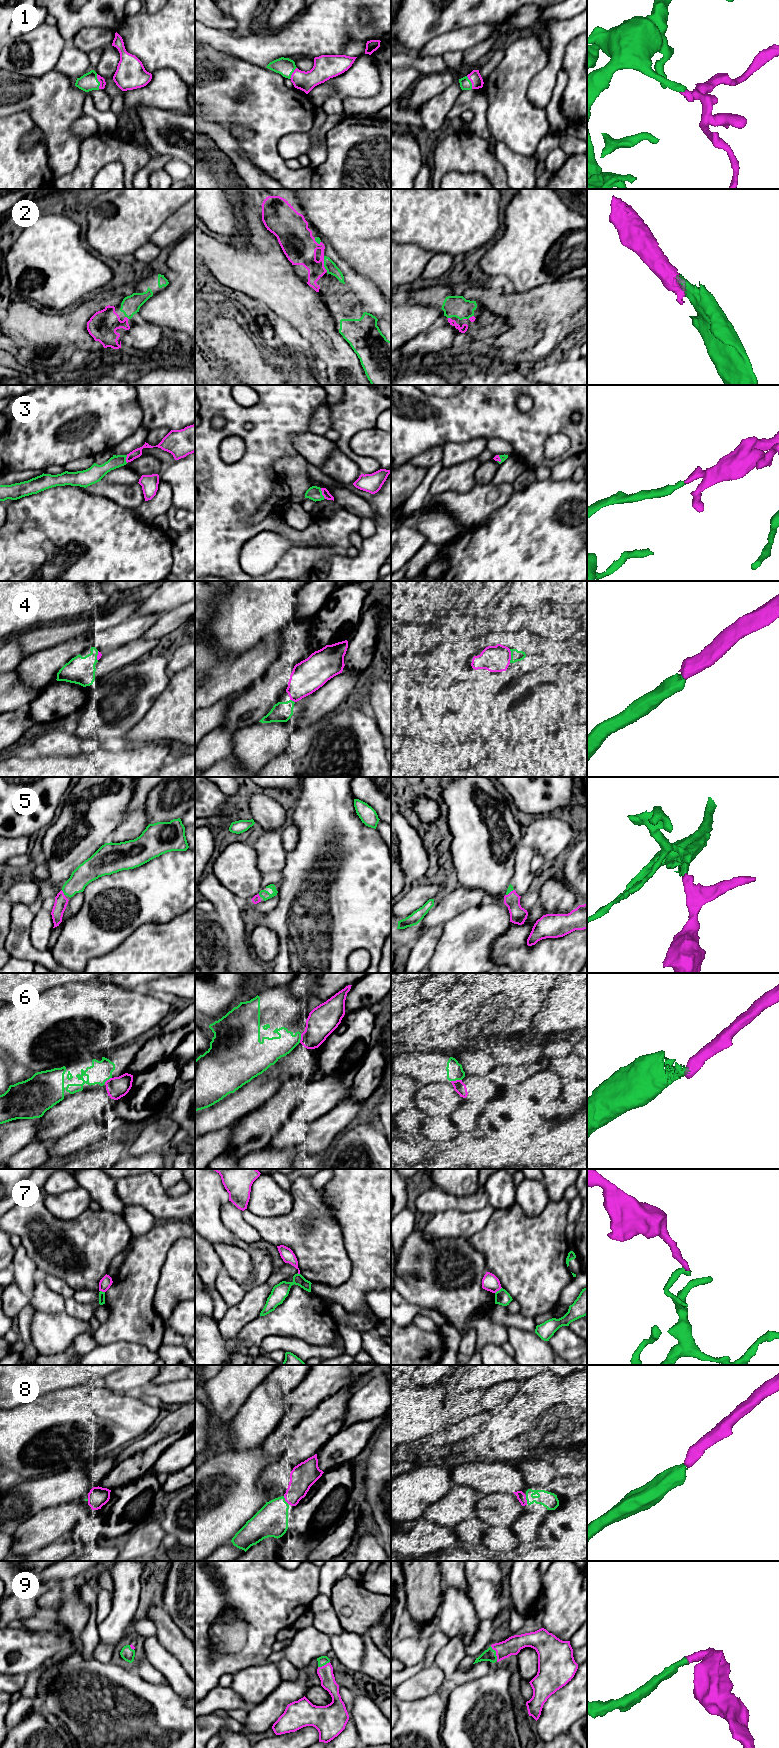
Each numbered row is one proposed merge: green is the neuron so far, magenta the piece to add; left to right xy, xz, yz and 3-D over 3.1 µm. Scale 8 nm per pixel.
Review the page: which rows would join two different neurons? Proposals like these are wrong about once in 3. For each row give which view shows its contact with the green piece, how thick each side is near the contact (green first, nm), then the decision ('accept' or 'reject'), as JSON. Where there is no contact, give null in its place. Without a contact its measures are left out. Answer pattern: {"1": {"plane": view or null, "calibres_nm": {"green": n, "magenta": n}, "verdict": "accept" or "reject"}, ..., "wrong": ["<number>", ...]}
{"1": {"plane": "xy", "calibres_nm": {"green": 140, "magenta": 50}, "verdict": "accept"}, "2": {"plane": "xz", "calibres_nm": {"green": 90, "magenta": 260}, "verdict": "accept"}, "3": {"plane": "xz", "calibres_nm": {"green": 120, "magenta": 60}, "verdict": "accept"}, "4": {"plane": "yz", "calibres_nm": {"green": 90, "magenta": 220}, "verdict": "accept"}, "5": {"plane": "xy", "calibres_nm": {"green": 160, "magenta": 100}, "verdict": "accept"}, "6": {"plane": "yz", "calibres_nm": {"green": 130, "magenta": 90}, "verdict": "reject"}, "7": {"plane": "yz", "calibres_nm": {"green": 120, "magenta": 140}, "verdict": "reject"}, "8": {"plane": "yz", "calibres_nm": {"green": 130, "magenta": 70}, "verdict": "accept"}, "9": {"plane": "yz", "calibres_nm": {"green": 100, "magenta": 140}, "verdict": "accept"}, "wrong": ["6", "7"]}

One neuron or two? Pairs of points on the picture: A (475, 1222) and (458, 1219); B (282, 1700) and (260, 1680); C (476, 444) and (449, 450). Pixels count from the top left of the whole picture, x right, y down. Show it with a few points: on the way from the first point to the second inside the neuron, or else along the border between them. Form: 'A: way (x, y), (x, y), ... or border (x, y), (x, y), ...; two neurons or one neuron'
A: way (471, 1220), (462, 1219); one neuron
B: border (282, 1680), (262, 1701), (253, 1705); two neurons
C: way (469, 450), (456, 450); one neuron

